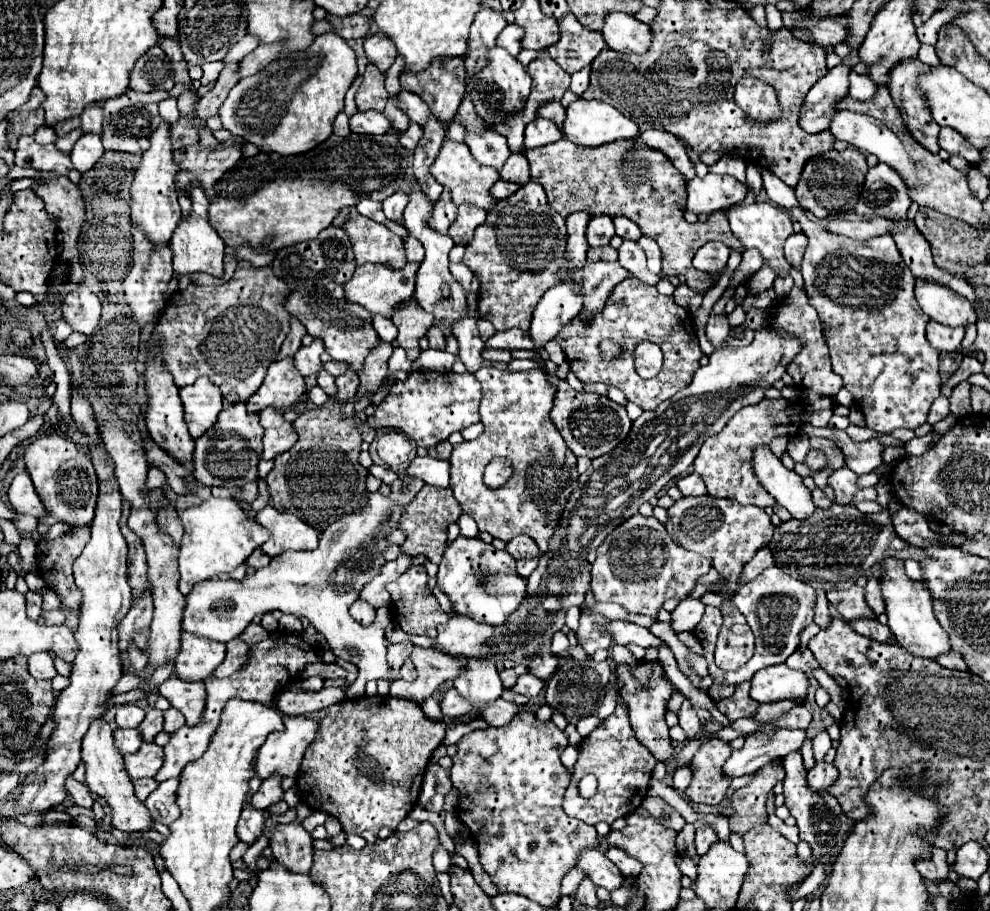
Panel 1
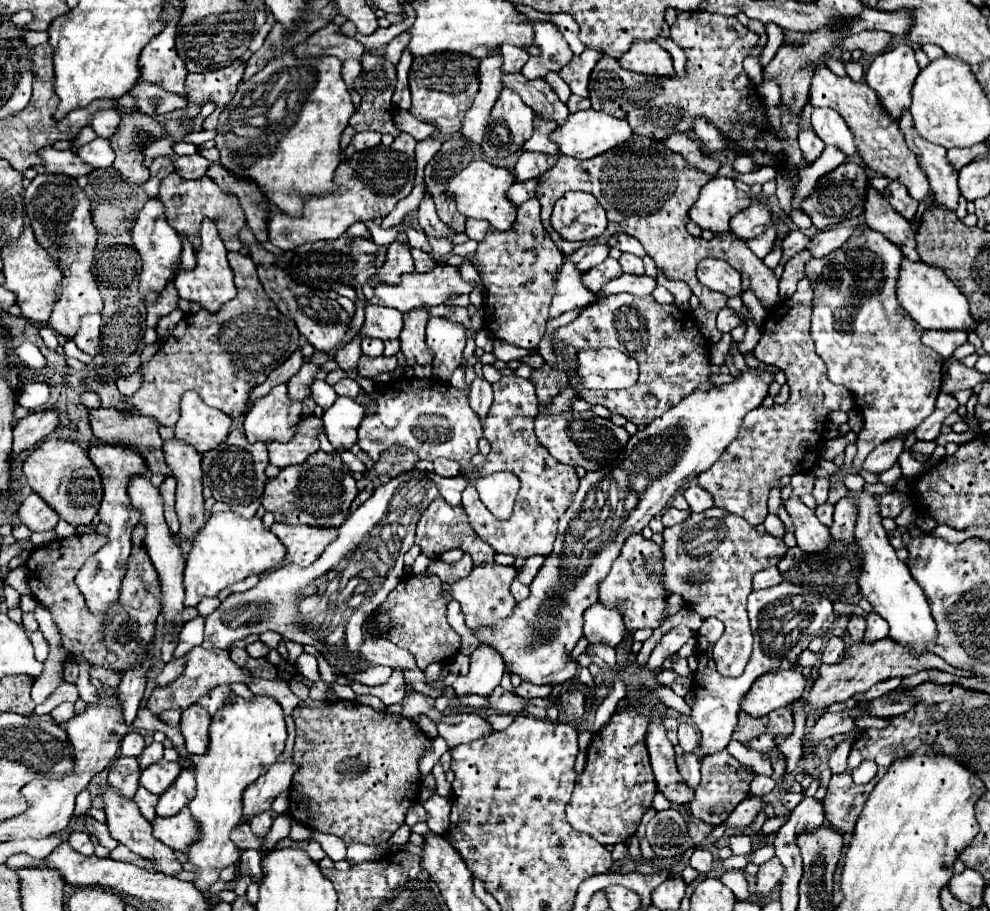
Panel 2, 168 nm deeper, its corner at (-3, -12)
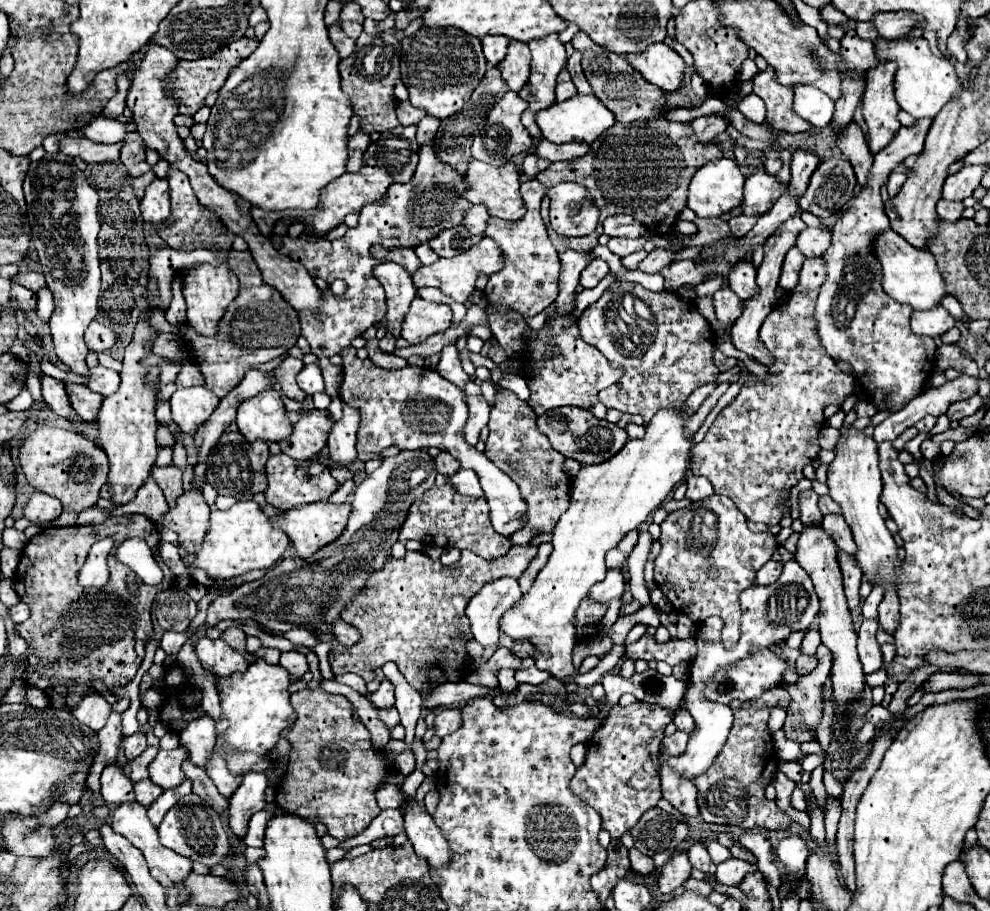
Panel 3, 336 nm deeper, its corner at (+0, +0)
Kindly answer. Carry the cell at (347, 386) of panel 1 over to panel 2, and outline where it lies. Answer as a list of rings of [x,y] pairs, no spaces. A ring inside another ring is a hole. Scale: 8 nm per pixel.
[[[338,398],[324,410],[324,432],[336,450],[350,450],[358,442],[358,426],[364,418],[364,408],[354,398]]]

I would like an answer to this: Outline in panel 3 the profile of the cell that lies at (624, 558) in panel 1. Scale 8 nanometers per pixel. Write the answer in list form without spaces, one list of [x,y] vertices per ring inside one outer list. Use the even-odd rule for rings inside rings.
[[[631,530],[631,532],[627,532],[623,536],[623,540],[615,548],[611,548],[607,552],[607,568],[609,570],[623,568],[627,558],[629,558],[629,554],[631,554],[631,550],[635,548],[635,544],[637,544],[637,530]]]

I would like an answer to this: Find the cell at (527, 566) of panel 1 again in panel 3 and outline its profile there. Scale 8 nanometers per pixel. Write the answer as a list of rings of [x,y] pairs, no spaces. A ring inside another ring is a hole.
[[[499,578],[491,584],[485,584],[477,596],[467,604],[467,618],[471,622],[473,638],[483,648],[499,646],[499,616],[521,598],[521,588],[517,578]]]

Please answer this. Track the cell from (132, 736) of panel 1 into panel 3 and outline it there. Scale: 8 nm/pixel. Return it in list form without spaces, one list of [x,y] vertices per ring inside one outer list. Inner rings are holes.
[[[119,758],[105,766],[105,770],[101,774],[101,794],[103,794],[105,802],[113,802],[113,804],[123,804],[125,800],[135,800],[133,782],[123,772]]]

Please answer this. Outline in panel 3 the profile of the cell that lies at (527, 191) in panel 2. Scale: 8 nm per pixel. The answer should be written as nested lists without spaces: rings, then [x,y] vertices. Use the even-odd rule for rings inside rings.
[[[527,154],[527,156],[525,156],[525,160],[523,160],[523,166],[521,166],[521,172],[523,172],[525,176],[535,178],[535,176],[537,176],[541,170],[545,170],[549,164],[551,164],[551,162],[541,160],[541,158],[533,156],[533,154]]]

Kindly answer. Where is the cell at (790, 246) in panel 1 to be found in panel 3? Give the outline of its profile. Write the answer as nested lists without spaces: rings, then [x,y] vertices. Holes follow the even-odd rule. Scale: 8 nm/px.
[[[793,246],[793,248],[787,252],[785,262],[783,262],[783,270],[781,270],[781,278],[779,278],[779,286],[781,286],[783,290],[789,292],[789,290],[795,288],[803,260],[805,260],[805,256],[799,252],[797,246]]]

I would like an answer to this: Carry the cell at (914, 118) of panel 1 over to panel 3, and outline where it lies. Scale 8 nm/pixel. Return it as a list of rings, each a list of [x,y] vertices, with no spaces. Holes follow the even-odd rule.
[[[943,198],[937,202],[937,214],[939,214],[939,218],[943,218],[947,222],[959,220],[961,212],[963,212],[961,202],[951,202],[951,200],[943,200]]]

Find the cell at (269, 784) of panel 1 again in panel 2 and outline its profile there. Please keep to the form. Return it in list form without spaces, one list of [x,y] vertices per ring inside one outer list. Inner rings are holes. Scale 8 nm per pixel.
[[[274,810],[262,812],[260,816],[256,816],[256,818],[250,822],[252,832],[254,832],[258,838],[264,838],[264,836],[268,834],[268,830],[270,830],[270,826],[272,826],[272,822],[274,822],[274,818],[276,818],[276,816],[278,816],[278,814],[276,814]]]

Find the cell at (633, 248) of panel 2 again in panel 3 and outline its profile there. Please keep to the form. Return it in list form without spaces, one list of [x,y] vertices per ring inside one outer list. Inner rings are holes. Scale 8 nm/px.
[[[609,216],[603,222],[603,230],[607,236],[623,236],[623,238],[637,238],[645,236],[645,226],[631,216]]]

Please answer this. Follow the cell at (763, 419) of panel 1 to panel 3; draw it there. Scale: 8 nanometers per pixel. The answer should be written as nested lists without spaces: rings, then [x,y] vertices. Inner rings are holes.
[[[807,258],[797,286],[773,308],[759,330],[759,340],[775,358],[773,372],[777,376],[769,376],[765,382],[749,376],[737,398],[721,410],[703,442],[695,444],[691,452],[691,472],[709,478],[715,494],[729,496],[751,522],[779,524],[781,492],[795,486],[803,478],[803,466],[819,454],[817,436],[825,424],[823,408],[843,404],[847,396],[855,394],[853,376],[841,372],[821,352],[817,340],[813,308],[823,280],[825,262]]]

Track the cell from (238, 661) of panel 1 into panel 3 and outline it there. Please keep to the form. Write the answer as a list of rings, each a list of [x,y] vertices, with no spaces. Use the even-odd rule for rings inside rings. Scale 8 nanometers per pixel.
[[[227,628],[227,630],[223,632],[223,640],[225,640],[233,650],[241,652],[241,654],[245,656],[245,660],[249,660],[251,664],[257,660],[255,654],[251,654],[251,652],[245,650],[245,632],[243,632],[241,628]]]

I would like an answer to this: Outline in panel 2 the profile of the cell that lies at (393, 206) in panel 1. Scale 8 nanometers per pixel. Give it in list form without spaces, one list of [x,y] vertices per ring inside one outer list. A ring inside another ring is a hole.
[[[394,242],[388,248],[382,268],[378,270],[378,282],[380,284],[400,284],[400,276],[408,272],[414,272],[414,260],[412,260],[410,248],[400,242]]]

